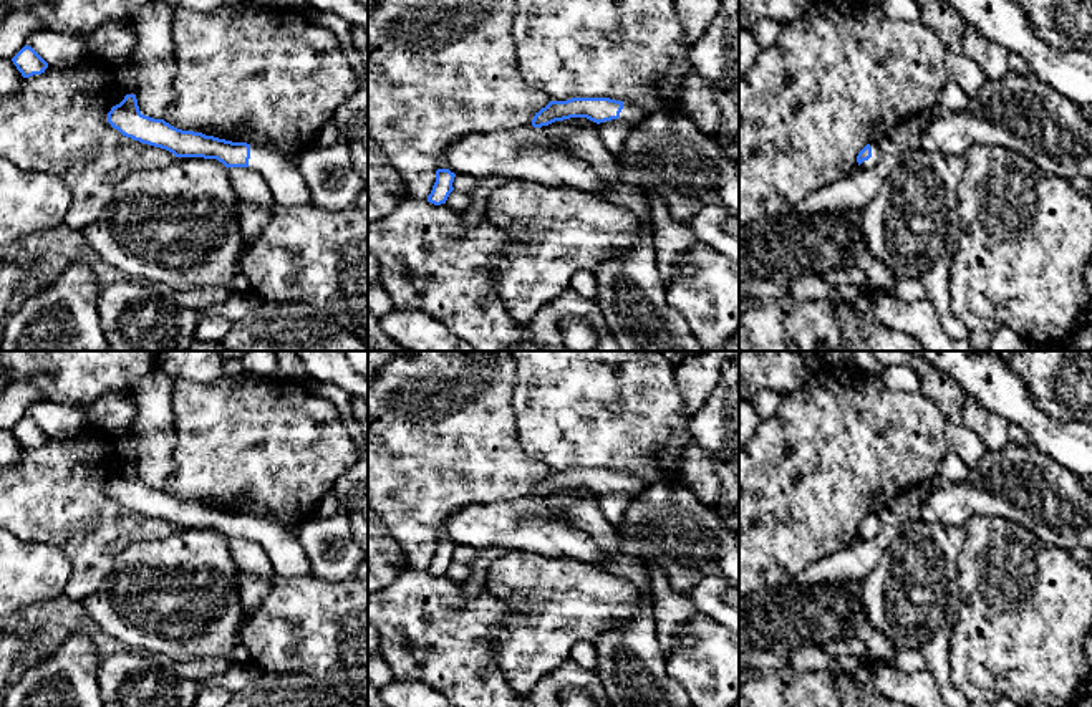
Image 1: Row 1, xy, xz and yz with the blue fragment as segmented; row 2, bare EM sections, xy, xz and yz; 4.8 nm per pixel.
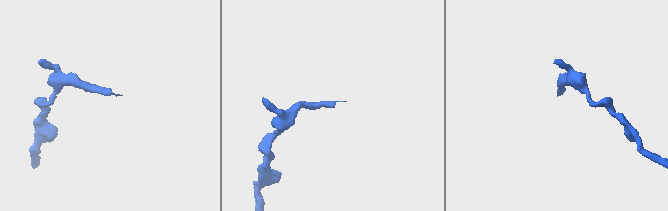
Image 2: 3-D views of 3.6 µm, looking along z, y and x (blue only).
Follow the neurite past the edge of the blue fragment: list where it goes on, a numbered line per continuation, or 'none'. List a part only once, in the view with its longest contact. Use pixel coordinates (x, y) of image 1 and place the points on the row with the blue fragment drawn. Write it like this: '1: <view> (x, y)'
1: yz (875, 153)

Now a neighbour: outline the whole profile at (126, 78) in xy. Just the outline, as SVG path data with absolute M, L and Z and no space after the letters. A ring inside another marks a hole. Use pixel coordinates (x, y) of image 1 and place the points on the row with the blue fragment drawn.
M131 58L129 61L126 63L124 68L119 68L118 70L118 83L123 89L128 91L128 94L136 94L138 91L138 78L136 75L133 73L133 63L131 63Z

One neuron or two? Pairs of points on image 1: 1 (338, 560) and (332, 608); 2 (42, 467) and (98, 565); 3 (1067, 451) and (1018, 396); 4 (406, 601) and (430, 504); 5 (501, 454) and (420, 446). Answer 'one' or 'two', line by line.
1: two
2: one
3: one
4: two
5: one

